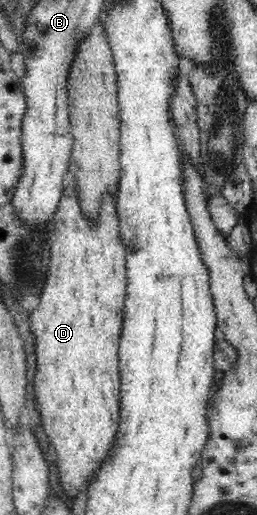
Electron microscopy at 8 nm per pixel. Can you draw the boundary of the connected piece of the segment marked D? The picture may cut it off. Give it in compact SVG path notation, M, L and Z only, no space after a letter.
M76 185L68 186L60 196L55 212L54 236L50 243L50 262L40 305L31 313L31 330L36 340L35 396L40 405L42 428L50 447L56 449L58 478L68 496L83 494L91 476L113 447L120 428L120 337L128 278L126 247L122 244L117 213L117 197L102 196L97 219L92 223L78 203Z

